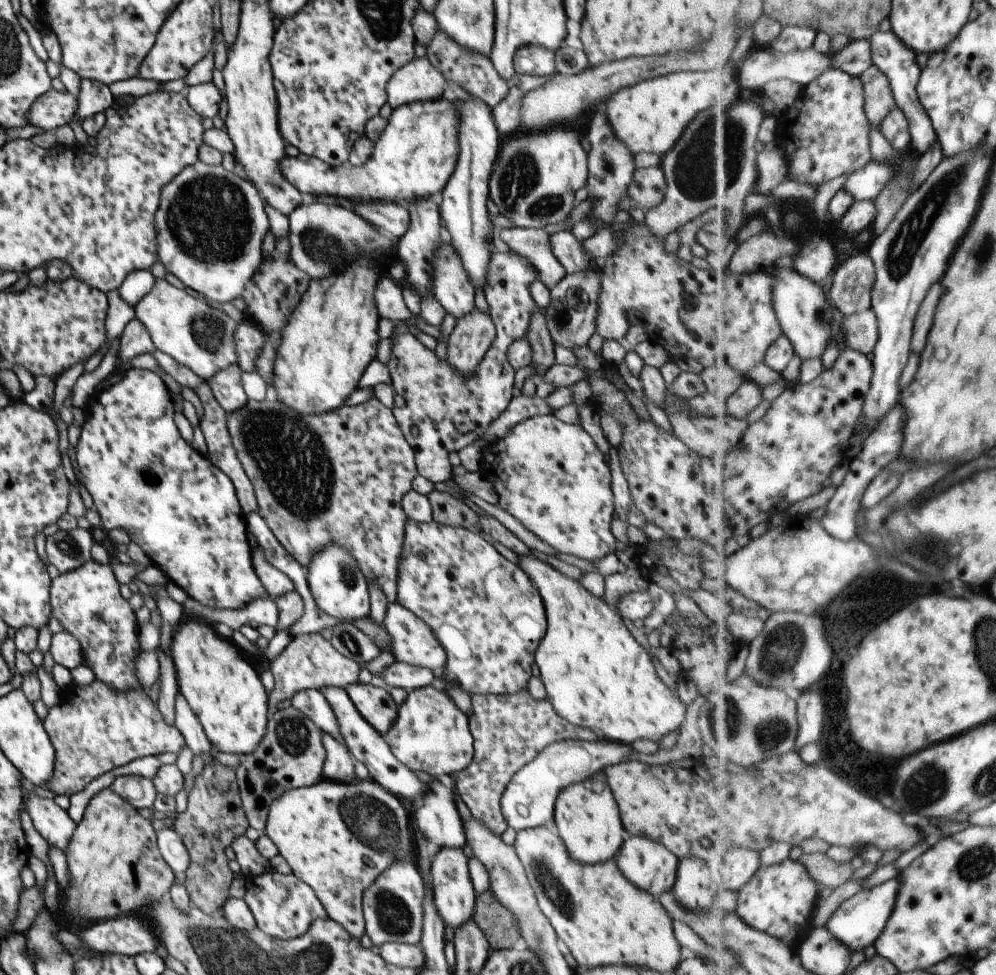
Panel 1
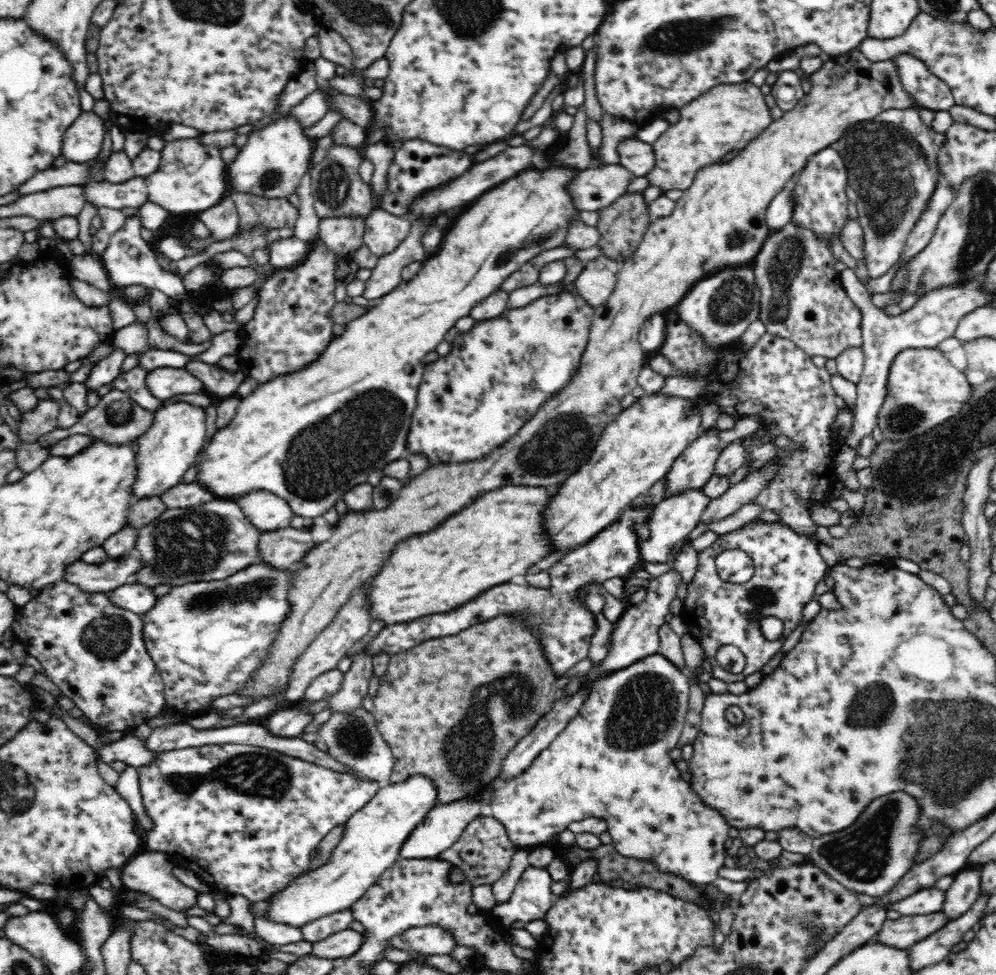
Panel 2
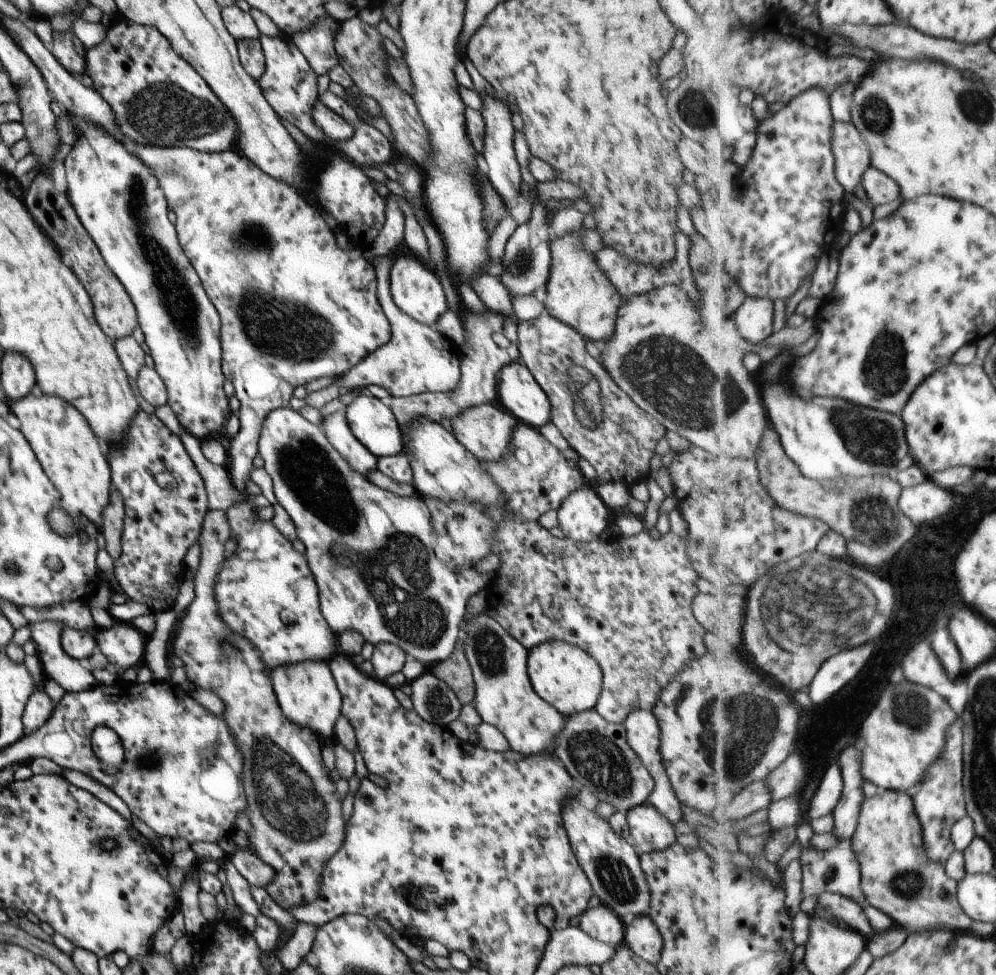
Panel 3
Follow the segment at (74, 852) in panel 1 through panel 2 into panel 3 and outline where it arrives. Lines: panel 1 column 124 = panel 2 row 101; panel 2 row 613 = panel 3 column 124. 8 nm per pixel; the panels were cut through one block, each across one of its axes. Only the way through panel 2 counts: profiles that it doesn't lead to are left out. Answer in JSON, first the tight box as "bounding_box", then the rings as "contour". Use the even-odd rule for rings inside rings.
{"bounding_box":[25,169,138,342],"contour":[[[45,169],[38,170],[31,181],[27,194],[25,194],[25,206],[31,212],[33,220],[57,244],[57,250],[71,254],[73,266],[69,266],[69,268],[75,272],[75,276],[79,278],[79,282],[85,288],[87,296],[91,298],[91,302],[93,302],[92,311],[95,314],[94,317],[99,328],[101,328],[101,332],[112,342],[123,338],[123,336],[129,336],[138,325],[134,304],[129,296],[127,296],[125,288],[121,286],[119,280],[113,276],[113,272],[103,262],[103,258],[95,243],[91,240],[89,234],[85,232],[75,212],[71,210],[67,196],[59,194],[55,190],[53,180],[51,180],[49,172]]]}

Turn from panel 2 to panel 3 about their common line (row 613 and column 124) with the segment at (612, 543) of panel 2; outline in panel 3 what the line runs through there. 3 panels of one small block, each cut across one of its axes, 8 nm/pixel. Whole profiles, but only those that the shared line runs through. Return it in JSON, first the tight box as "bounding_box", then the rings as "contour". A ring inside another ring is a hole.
{"bounding_box":[107,408,208,613],"contour":[[[141,408],[135,412],[131,424],[127,424],[127,430],[123,432],[123,440],[119,440],[119,444],[111,444],[108,448],[107,460],[110,468],[111,488],[117,488],[119,496],[121,496],[121,500],[123,500],[124,510],[120,536],[120,554],[116,559],[112,560],[113,576],[115,577],[115,581],[121,592],[126,594],[130,600],[147,604],[151,610],[153,610],[153,613],[169,610],[173,606],[179,585],[182,583],[183,577],[186,574],[183,558],[185,558],[187,550],[189,550],[198,539],[202,518],[208,510],[206,492],[202,478],[198,475],[197,469],[191,462],[187,452],[185,452],[179,437],[175,436],[153,413],[148,414]]]}

